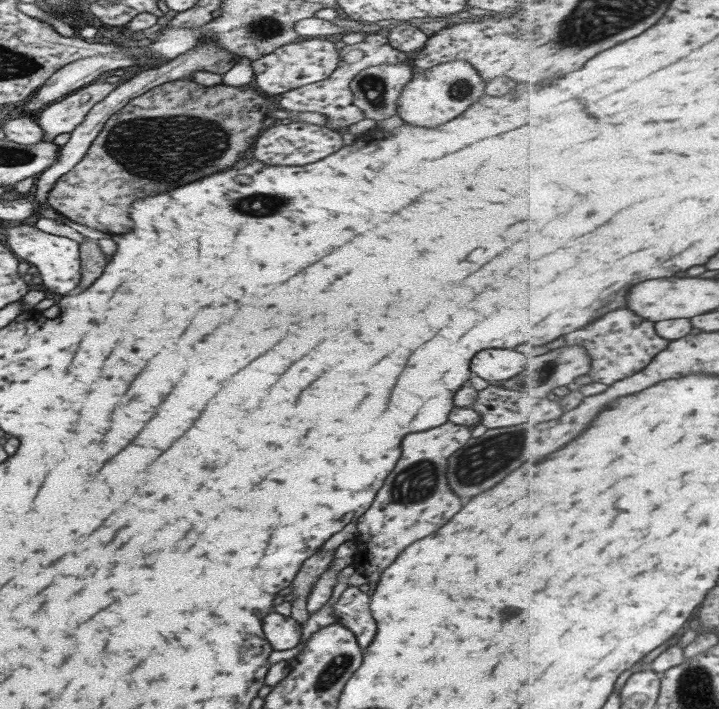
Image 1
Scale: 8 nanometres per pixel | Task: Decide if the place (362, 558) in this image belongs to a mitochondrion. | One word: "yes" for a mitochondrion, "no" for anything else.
no

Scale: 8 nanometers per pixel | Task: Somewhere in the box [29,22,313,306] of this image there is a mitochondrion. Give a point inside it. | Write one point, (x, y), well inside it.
(160, 150)

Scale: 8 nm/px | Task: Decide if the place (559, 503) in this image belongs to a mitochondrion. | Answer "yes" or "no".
no

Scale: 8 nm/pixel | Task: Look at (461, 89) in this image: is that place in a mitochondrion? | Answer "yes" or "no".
yes

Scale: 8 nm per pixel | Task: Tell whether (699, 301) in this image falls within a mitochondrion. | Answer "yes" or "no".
no

